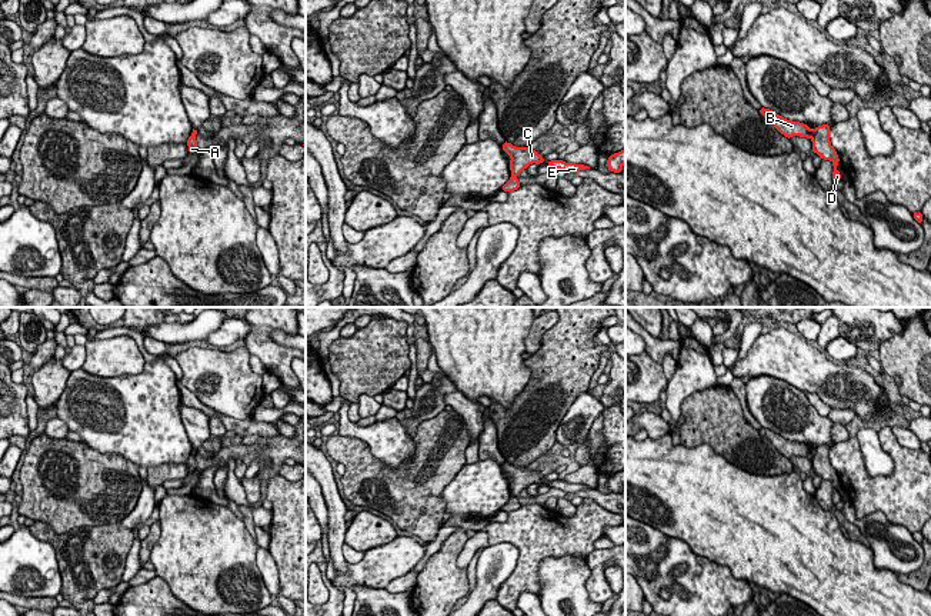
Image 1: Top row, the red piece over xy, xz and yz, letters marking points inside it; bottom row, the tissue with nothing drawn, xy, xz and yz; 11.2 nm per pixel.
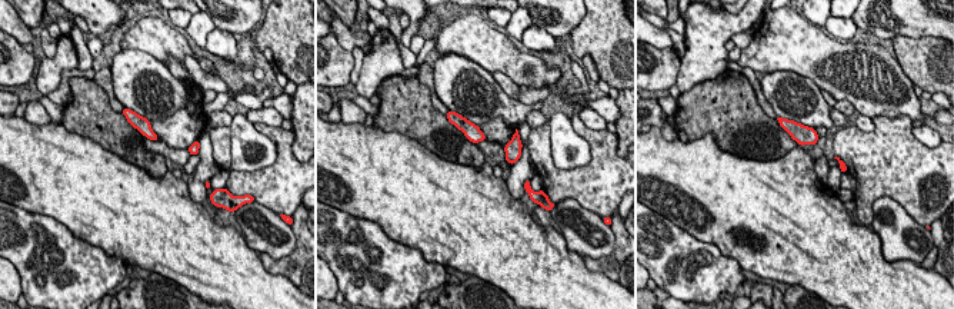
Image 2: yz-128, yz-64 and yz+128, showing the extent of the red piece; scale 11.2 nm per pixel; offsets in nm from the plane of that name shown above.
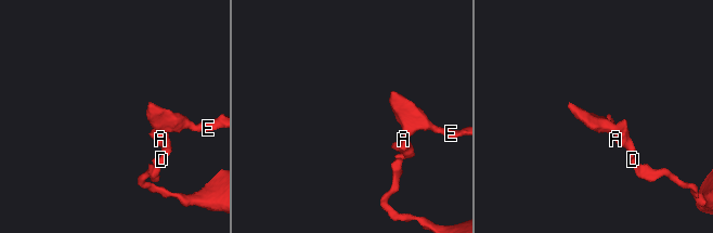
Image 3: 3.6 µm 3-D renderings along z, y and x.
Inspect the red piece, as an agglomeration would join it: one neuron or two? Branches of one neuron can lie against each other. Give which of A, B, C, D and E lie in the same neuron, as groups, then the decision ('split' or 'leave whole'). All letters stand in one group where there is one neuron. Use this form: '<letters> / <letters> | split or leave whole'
A D / B C E | split

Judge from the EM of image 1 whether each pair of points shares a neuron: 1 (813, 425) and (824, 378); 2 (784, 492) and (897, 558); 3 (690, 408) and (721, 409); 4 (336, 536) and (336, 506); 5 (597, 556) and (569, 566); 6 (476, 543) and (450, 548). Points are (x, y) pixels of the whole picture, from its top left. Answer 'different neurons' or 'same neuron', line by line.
1: different neurons
2: different neurons
3: same neuron
4: same neuron
5: different neurons
6: different neurons

